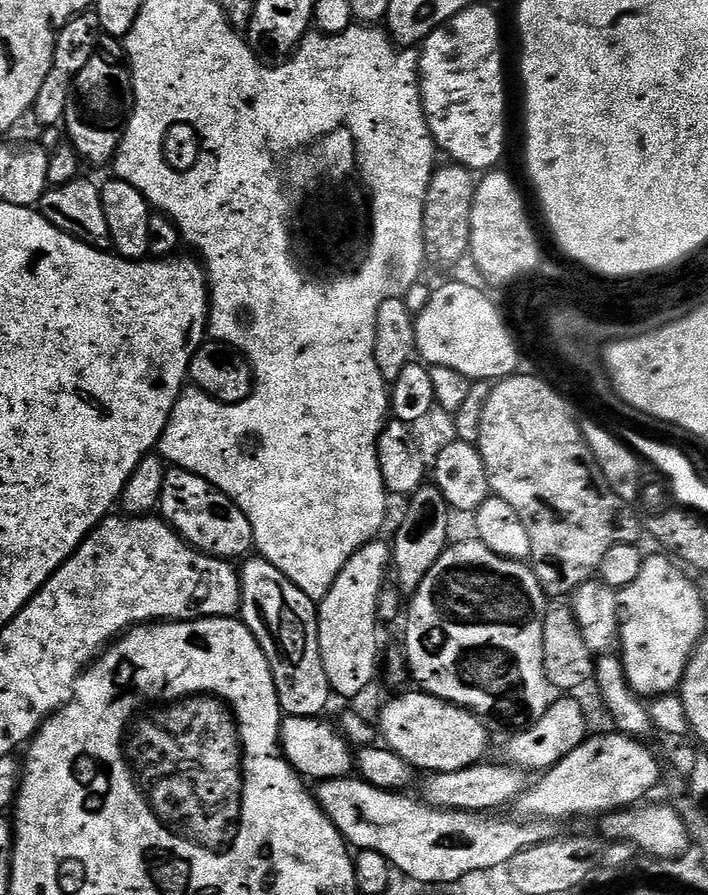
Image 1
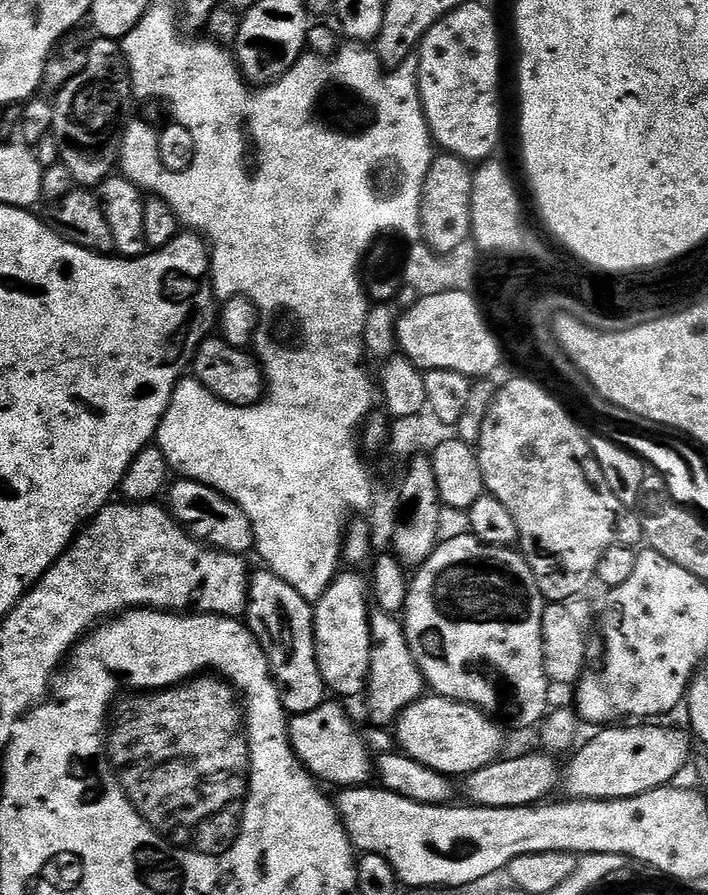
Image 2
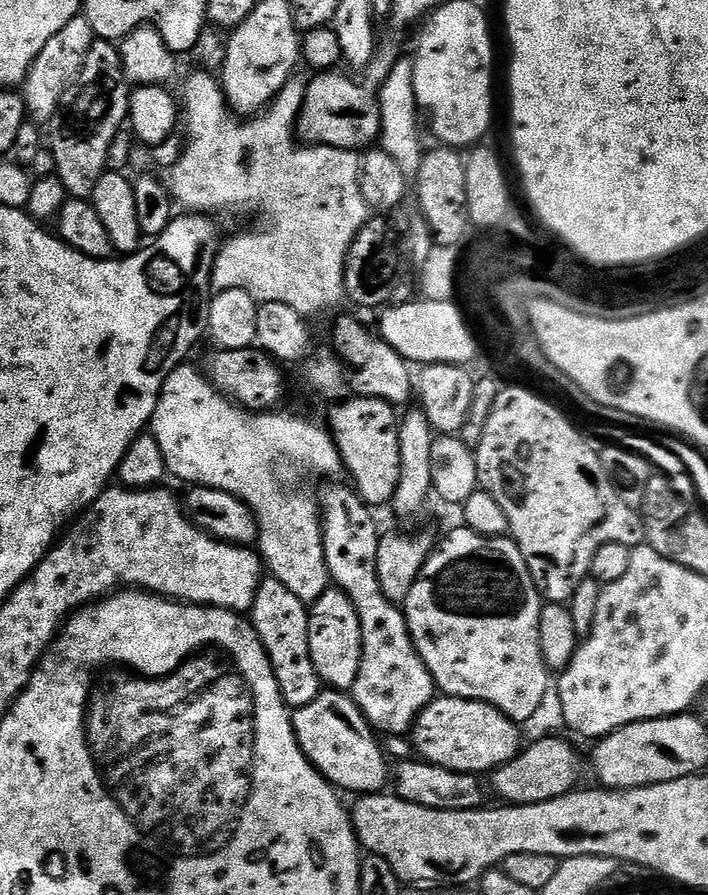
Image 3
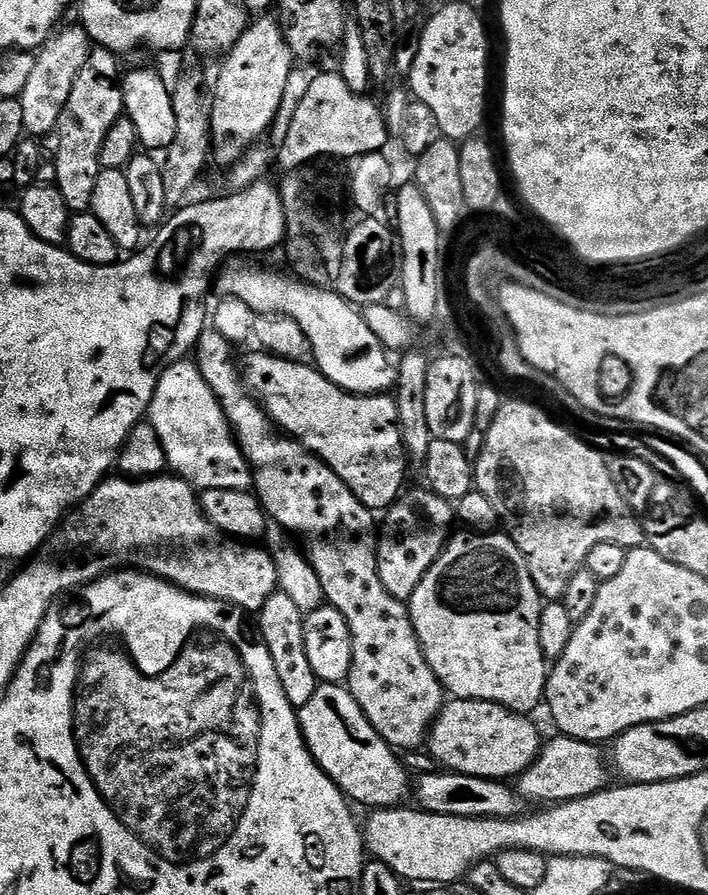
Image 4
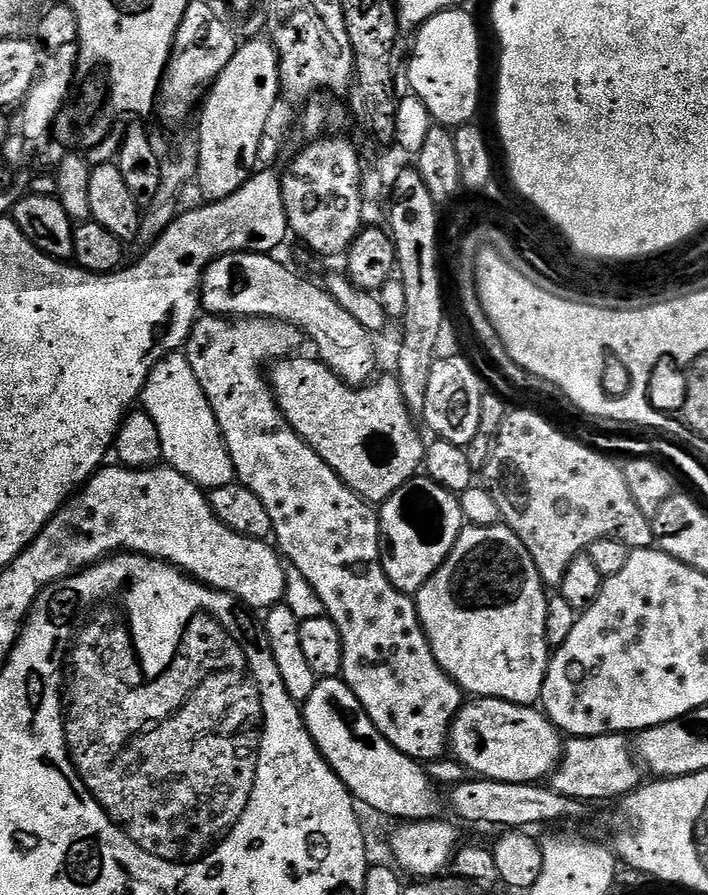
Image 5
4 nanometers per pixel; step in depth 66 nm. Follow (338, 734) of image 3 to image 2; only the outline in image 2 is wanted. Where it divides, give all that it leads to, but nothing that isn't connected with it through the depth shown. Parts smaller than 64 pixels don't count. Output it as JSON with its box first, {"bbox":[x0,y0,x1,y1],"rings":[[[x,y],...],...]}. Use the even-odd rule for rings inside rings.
{"bbox":[288,702,374,785],"rings":[[[325,702],[306,714],[289,719],[288,739],[292,742],[292,749],[296,751],[296,757],[304,763],[309,773],[325,785],[367,785],[374,776],[373,757],[368,757],[368,748],[364,745],[359,730],[352,725],[351,718],[344,713],[344,708],[340,705],[343,703],[332,703],[336,704]]]}

